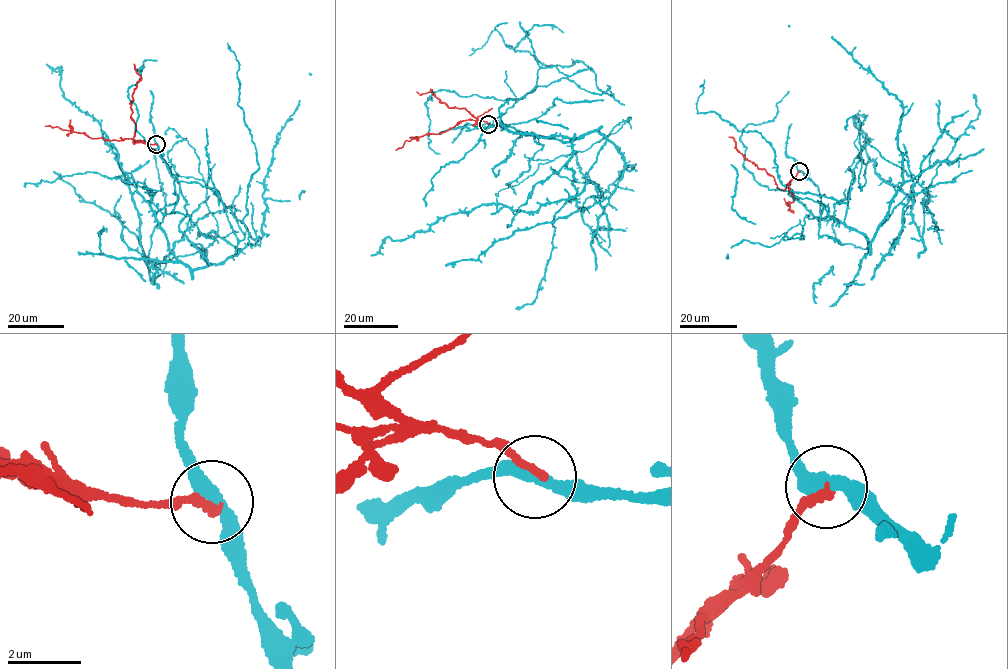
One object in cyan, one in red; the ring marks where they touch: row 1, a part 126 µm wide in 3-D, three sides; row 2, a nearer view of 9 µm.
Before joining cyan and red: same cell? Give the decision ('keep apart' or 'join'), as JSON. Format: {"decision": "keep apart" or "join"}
{"decision": "keep apart"}

